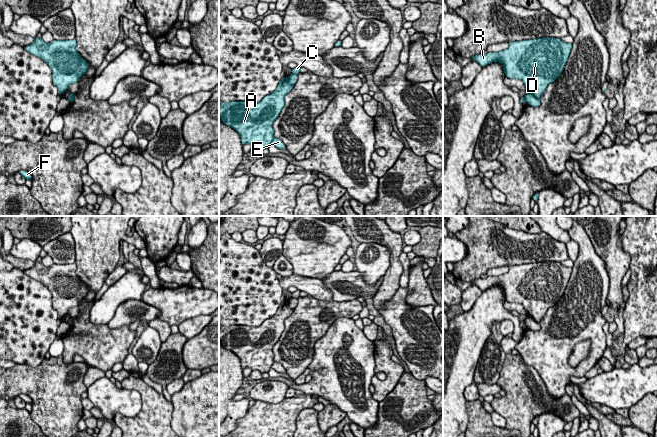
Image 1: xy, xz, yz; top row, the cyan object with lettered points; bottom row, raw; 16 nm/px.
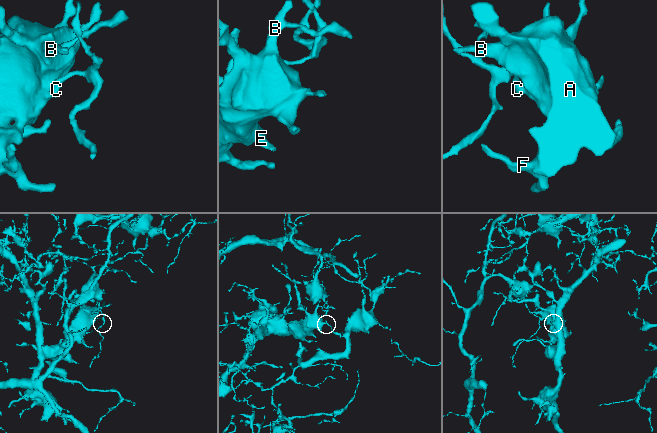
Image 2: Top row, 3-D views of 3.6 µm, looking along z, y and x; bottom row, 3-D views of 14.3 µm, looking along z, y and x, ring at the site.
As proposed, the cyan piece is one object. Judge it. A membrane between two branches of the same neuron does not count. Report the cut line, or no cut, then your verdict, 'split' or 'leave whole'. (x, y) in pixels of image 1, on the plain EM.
xy (73, 318), (69, 325) | split

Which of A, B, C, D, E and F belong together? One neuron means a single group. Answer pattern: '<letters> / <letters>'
A B D E F / C

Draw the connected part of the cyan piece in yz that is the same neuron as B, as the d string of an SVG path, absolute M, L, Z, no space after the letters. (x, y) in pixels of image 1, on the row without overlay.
M543 261L512 265L503 275L479 278L471 283L482 291L500 286L507 302L518 303L525 308L525 325L533 331L539 331L539 323L547 310L564 295L572 270L561 262Z

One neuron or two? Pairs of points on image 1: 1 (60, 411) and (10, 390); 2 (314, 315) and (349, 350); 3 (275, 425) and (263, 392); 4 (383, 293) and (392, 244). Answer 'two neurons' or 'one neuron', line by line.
1: one neuron
2: two neurons
3: two neurons
4: one neuron

